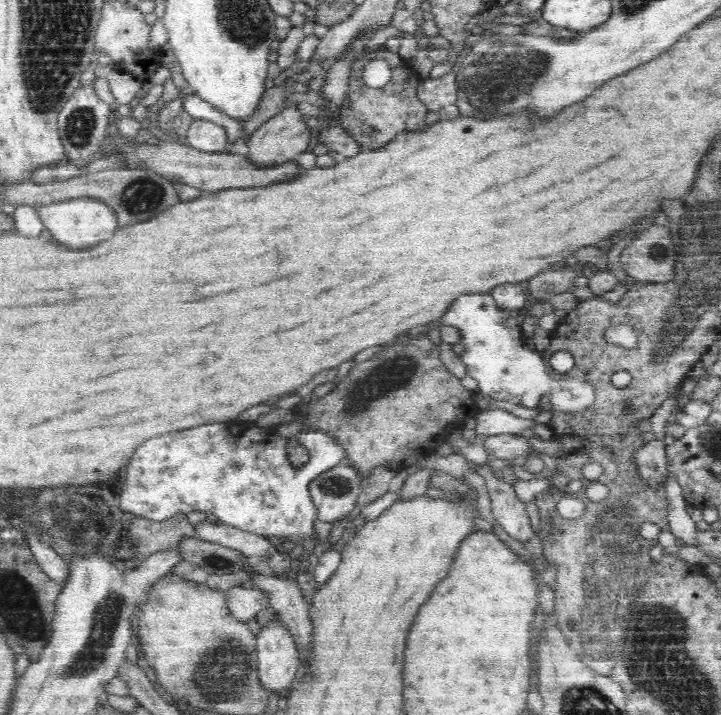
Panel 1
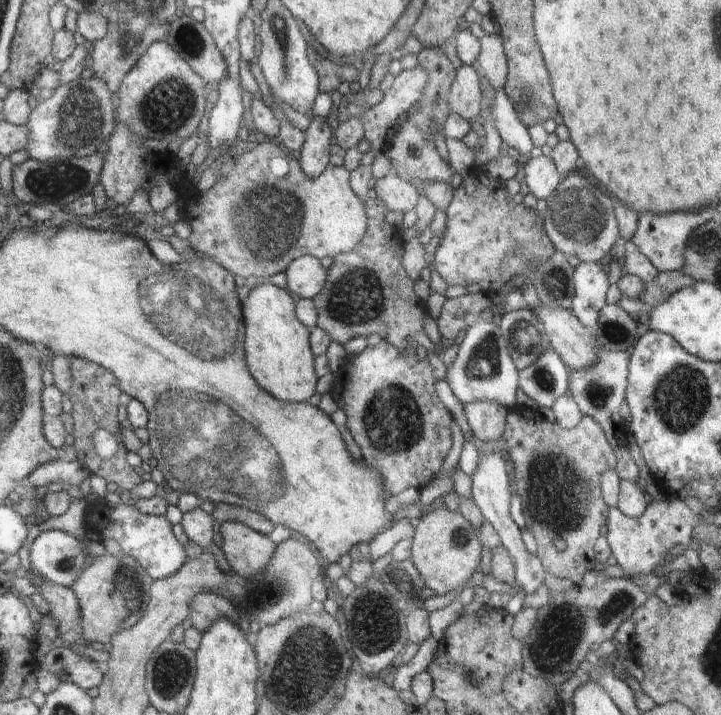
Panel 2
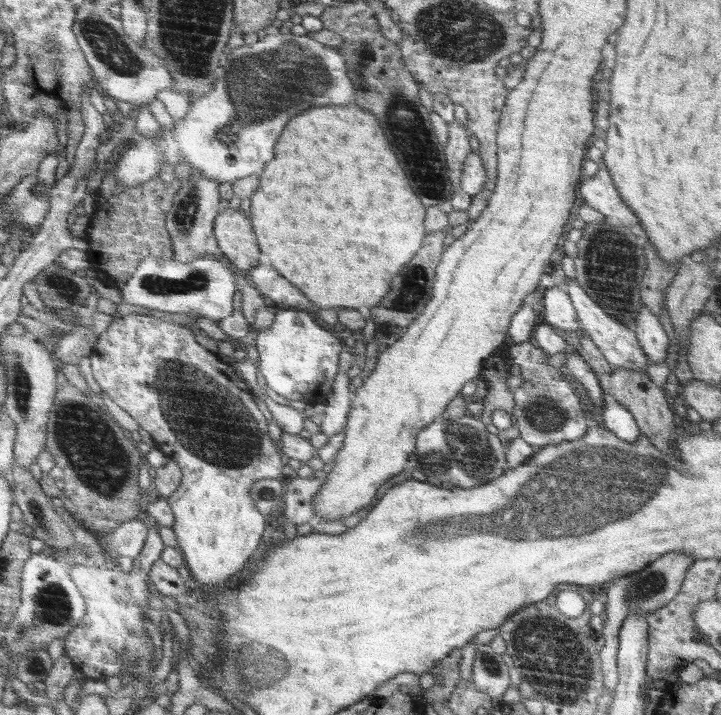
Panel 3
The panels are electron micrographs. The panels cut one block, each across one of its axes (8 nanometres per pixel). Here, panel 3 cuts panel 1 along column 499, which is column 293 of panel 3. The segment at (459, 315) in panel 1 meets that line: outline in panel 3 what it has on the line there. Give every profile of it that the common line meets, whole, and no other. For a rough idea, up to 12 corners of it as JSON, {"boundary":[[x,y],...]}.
{"boundary":[[276,308],[257,368],[280,396],[333,392],[342,339],[314,313]]}

